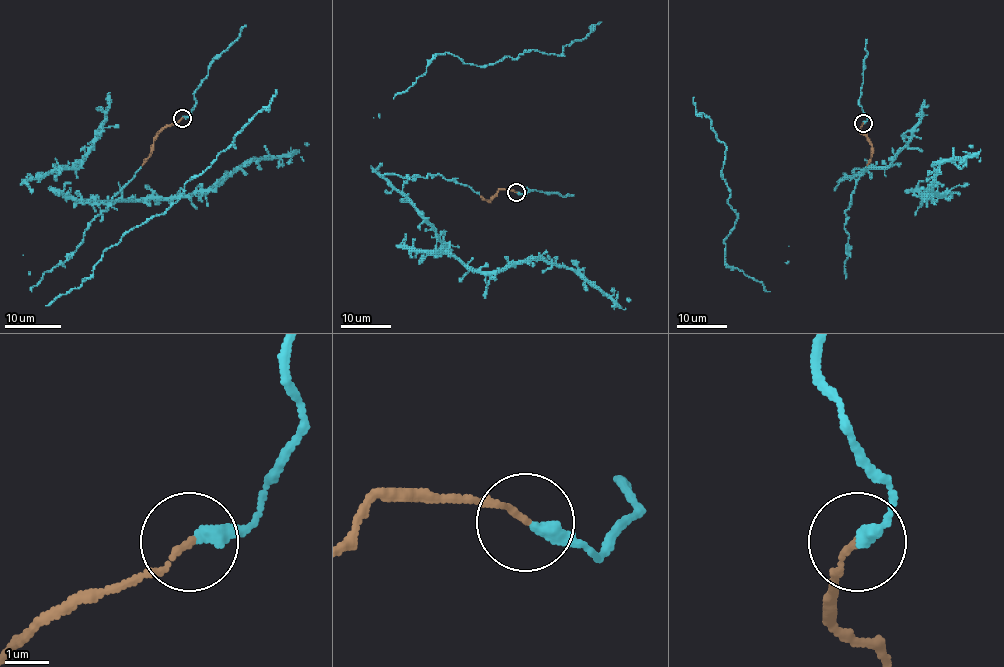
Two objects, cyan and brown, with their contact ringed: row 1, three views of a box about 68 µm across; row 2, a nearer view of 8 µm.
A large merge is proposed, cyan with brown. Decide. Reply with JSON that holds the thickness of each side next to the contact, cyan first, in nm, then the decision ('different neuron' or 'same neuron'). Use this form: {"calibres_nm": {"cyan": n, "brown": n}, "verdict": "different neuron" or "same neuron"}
{"calibres_nm": {"cyan": 320, "brown": 130}, "verdict": "same neuron"}

